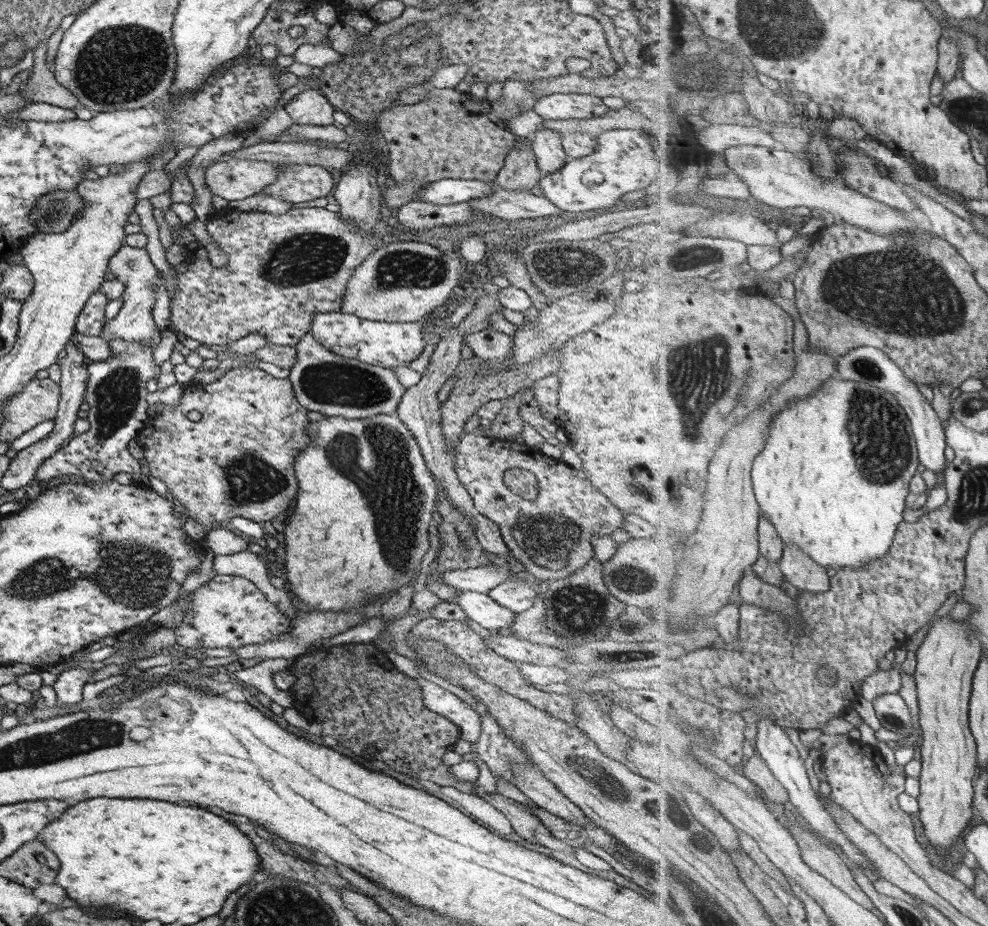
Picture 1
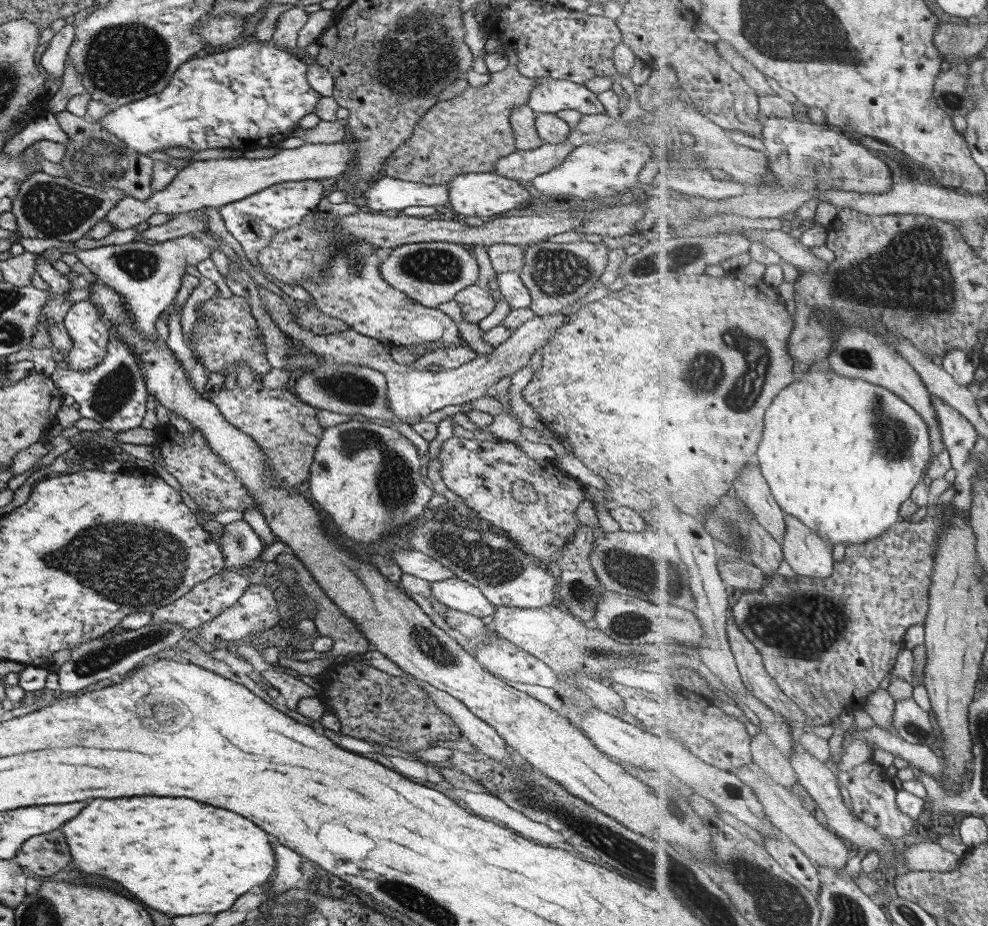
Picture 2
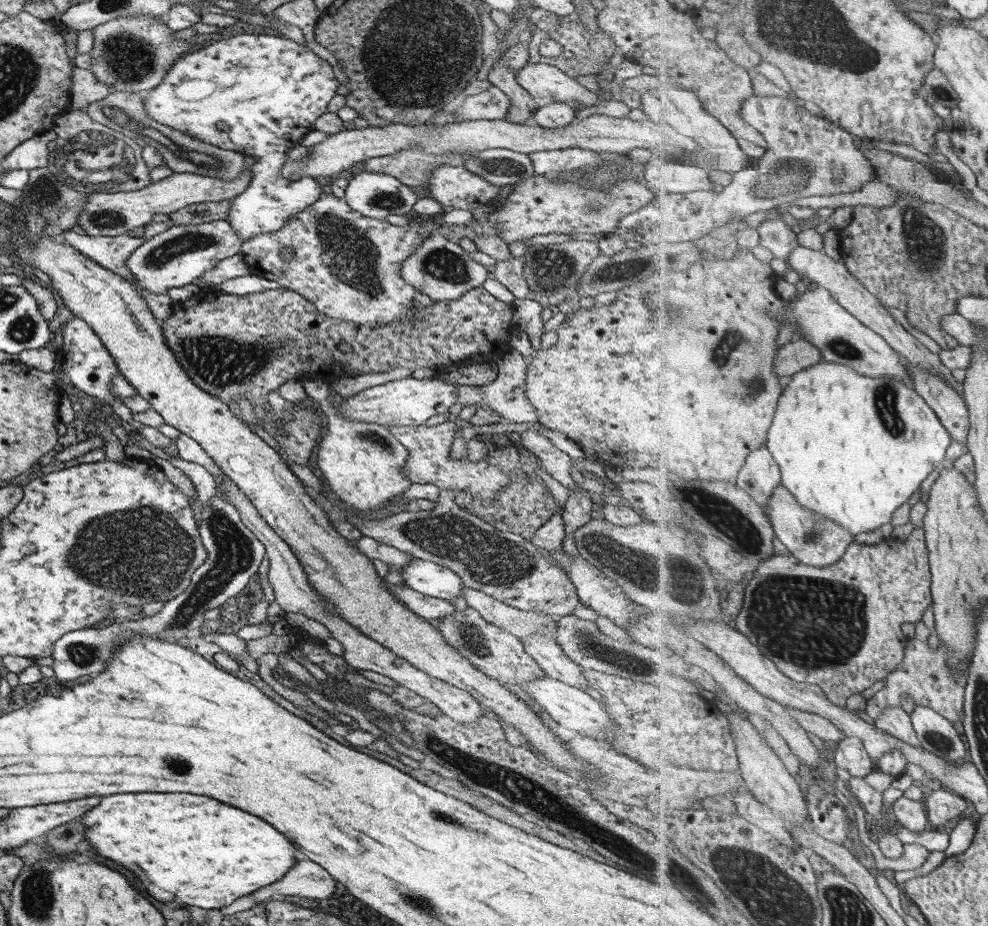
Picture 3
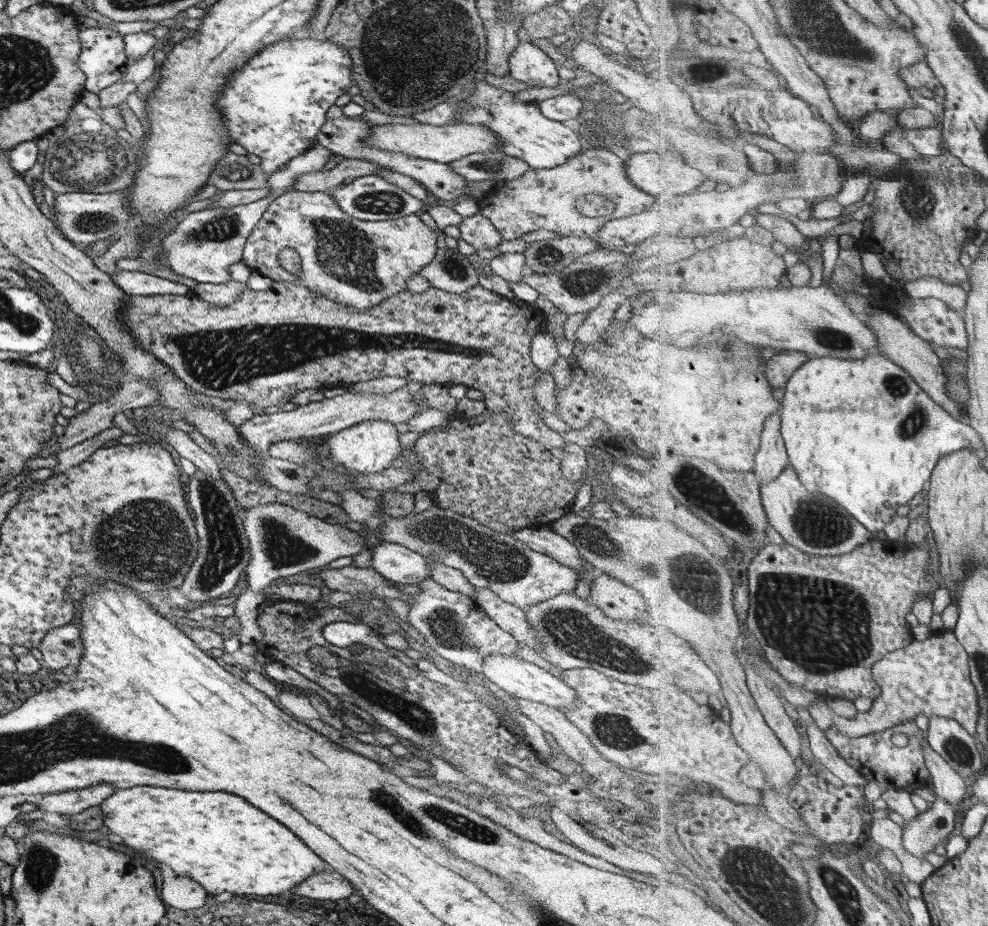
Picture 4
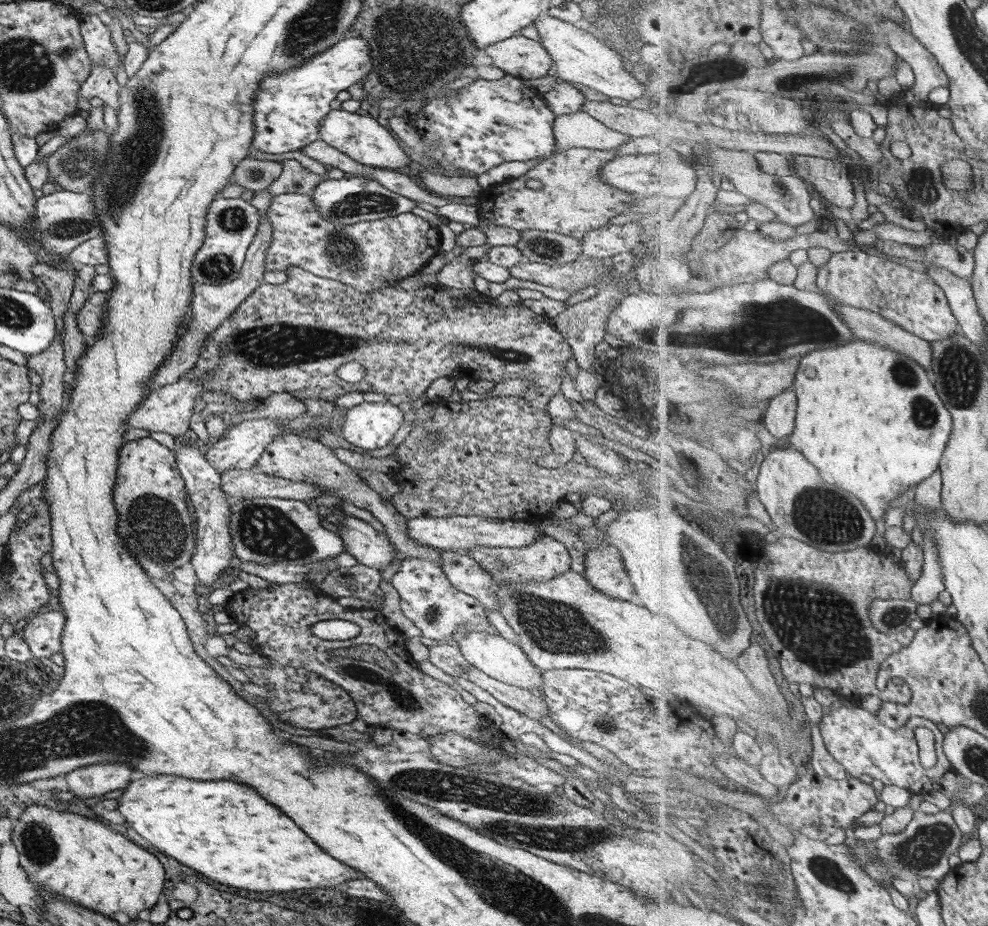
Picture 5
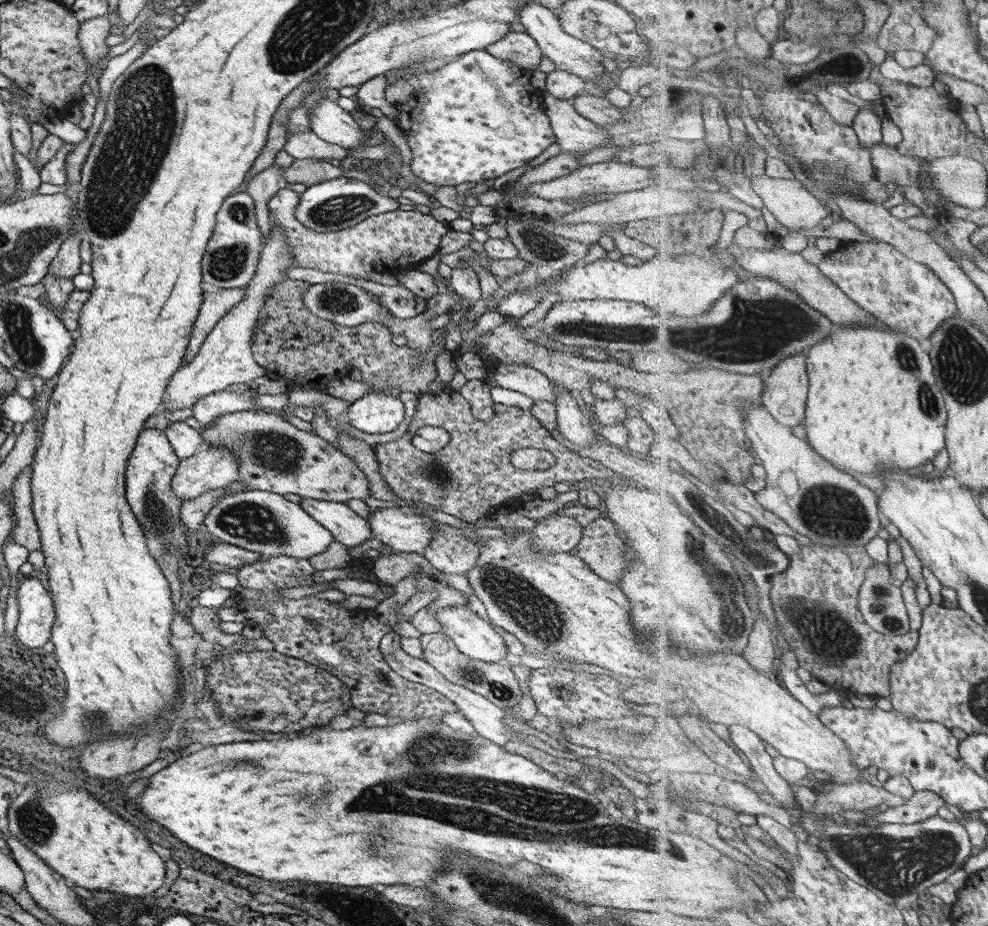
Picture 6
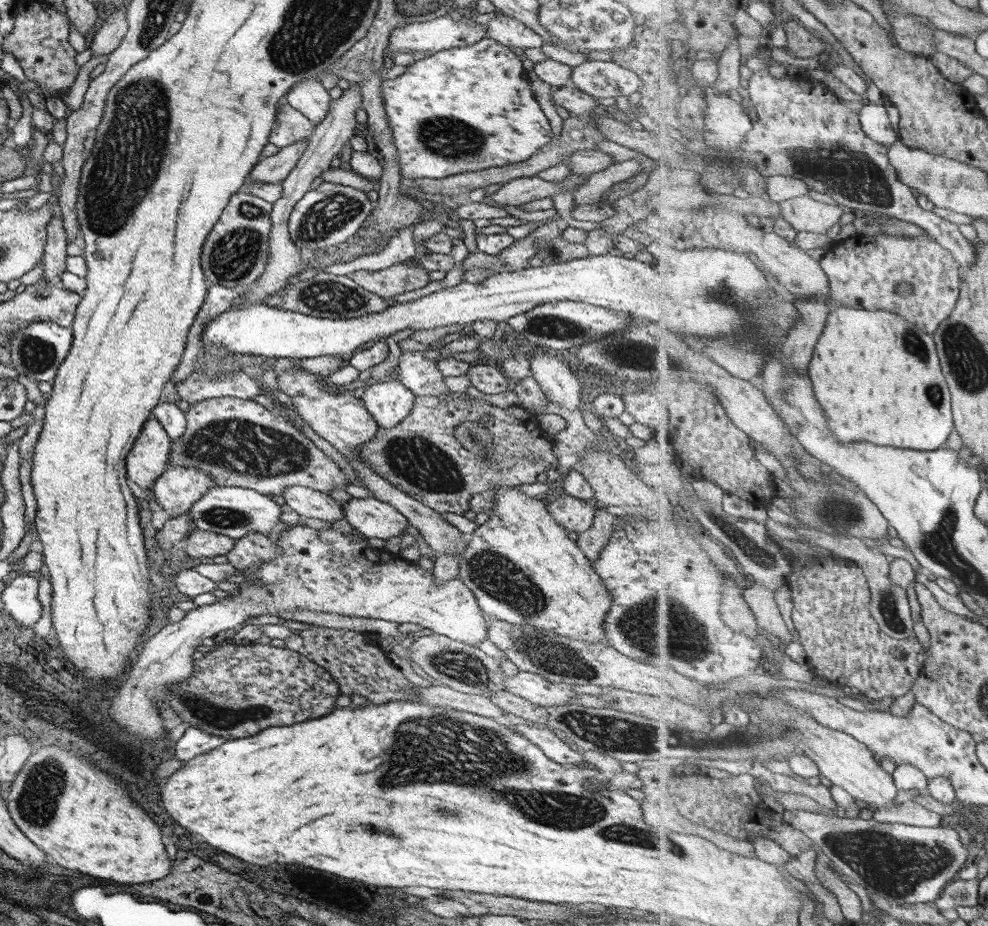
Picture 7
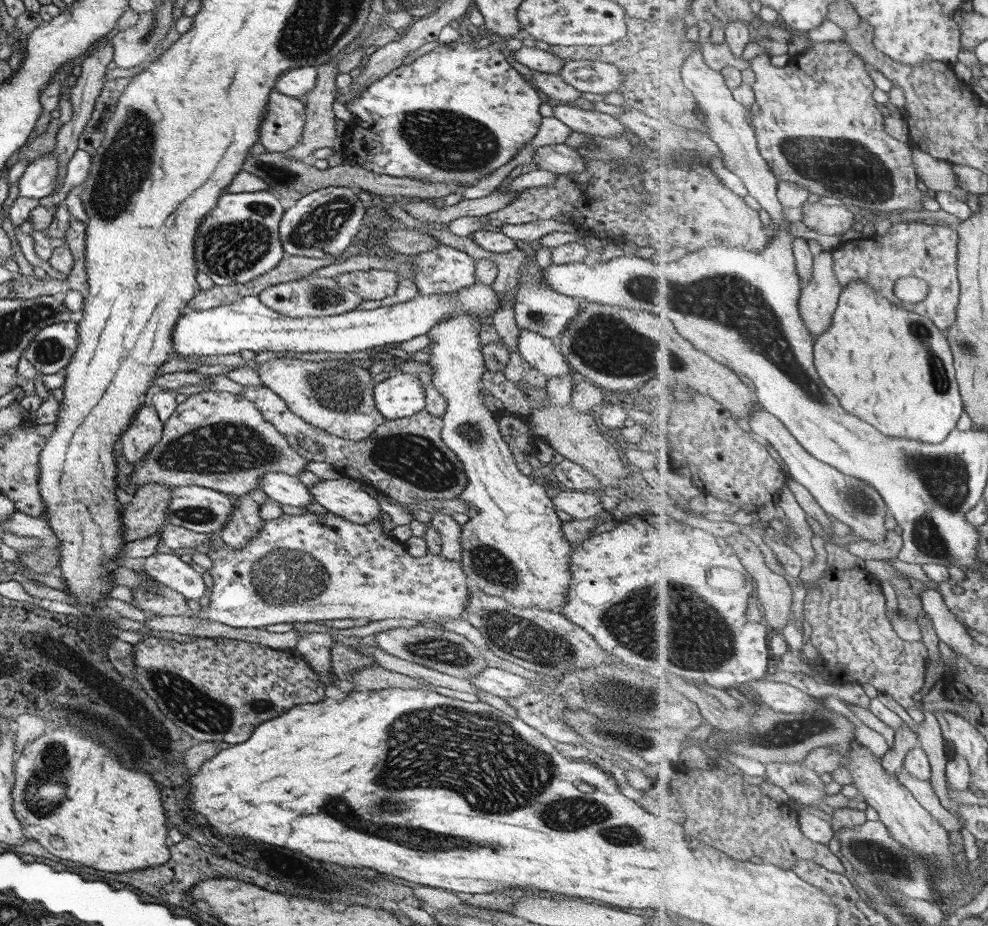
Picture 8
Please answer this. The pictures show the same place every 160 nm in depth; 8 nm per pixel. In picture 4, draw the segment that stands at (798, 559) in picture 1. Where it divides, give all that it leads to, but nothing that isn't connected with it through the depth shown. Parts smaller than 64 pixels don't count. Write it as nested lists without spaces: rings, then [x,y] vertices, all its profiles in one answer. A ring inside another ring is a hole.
[[[793,465],[785,467],[777,478],[763,484],[760,493],[773,528],[785,541],[810,555],[849,554],[872,538],[872,532],[845,508],[841,508],[836,500],[805,487]]]

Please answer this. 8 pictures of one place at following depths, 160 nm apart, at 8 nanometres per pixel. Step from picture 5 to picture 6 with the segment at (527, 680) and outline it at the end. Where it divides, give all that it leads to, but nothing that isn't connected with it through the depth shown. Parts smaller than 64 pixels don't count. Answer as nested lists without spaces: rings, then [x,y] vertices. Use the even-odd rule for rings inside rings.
[[[466,605],[441,607],[434,618],[461,654],[486,663],[506,664],[503,657],[507,651],[502,637]]]

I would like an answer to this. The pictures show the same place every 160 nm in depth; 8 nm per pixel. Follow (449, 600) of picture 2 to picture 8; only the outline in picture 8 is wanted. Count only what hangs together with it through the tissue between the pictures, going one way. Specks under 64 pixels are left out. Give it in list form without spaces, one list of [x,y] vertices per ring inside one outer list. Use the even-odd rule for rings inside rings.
[[[267,472],[258,480],[258,488],[261,489],[267,497],[281,504],[289,506],[304,507],[305,504],[314,502],[297,477],[289,476],[280,472]]]

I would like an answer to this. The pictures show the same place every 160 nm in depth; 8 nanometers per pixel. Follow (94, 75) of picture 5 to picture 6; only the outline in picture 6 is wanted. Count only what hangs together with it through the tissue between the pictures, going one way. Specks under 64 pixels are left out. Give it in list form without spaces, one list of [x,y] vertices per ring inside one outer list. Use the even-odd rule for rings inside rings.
[[[97,16],[97,18],[89,18],[85,22],[79,23],[77,31],[77,40],[82,50],[82,56],[85,63],[91,66],[93,74],[98,79],[100,73],[95,69],[95,63],[99,58],[103,58],[107,54],[109,47],[105,46],[105,38],[109,36],[111,24],[107,18]]]

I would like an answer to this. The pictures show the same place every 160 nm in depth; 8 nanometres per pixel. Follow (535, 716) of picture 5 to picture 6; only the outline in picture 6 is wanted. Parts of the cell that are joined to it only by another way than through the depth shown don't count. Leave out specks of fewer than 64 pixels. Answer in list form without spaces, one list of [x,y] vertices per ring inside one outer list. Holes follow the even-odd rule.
[[[442,632],[421,634],[417,639],[419,649],[422,650],[423,660],[432,666],[445,680],[458,684],[475,694],[482,696],[501,710],[510,709],[513,705],[521,703],[521,691],[517,679],[506,664],[486,663],[461,654],[453,641]]]

